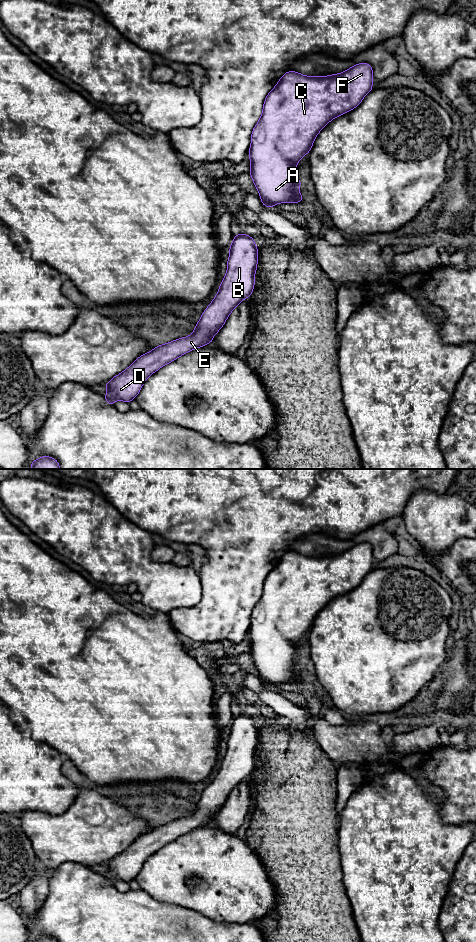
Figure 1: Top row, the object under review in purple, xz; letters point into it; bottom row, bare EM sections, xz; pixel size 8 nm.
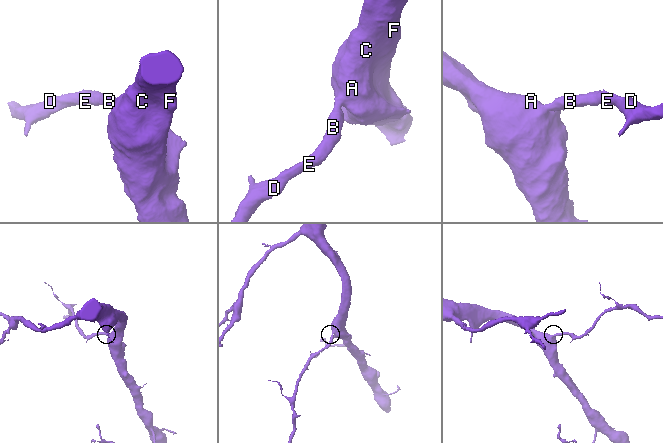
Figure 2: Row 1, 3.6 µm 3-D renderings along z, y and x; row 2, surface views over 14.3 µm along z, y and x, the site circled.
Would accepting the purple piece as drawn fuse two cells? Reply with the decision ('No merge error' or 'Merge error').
No merge error

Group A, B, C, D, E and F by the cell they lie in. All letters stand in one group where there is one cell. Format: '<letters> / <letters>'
A B C D E F

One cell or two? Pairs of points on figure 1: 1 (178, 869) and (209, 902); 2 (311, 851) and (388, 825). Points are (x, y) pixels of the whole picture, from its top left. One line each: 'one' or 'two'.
1: one
2: two

